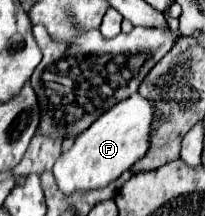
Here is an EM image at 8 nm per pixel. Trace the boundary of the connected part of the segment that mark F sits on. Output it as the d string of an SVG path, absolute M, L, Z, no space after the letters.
M132 94L130 98L112 106L74 140L70 150L58 156L52 168L58 190L66 196L72 196L74 192L88 192L114 182L122 172L126 172L134 162L138 162L142 154L146 154L150 140L150 124L152 106L140 94Z

